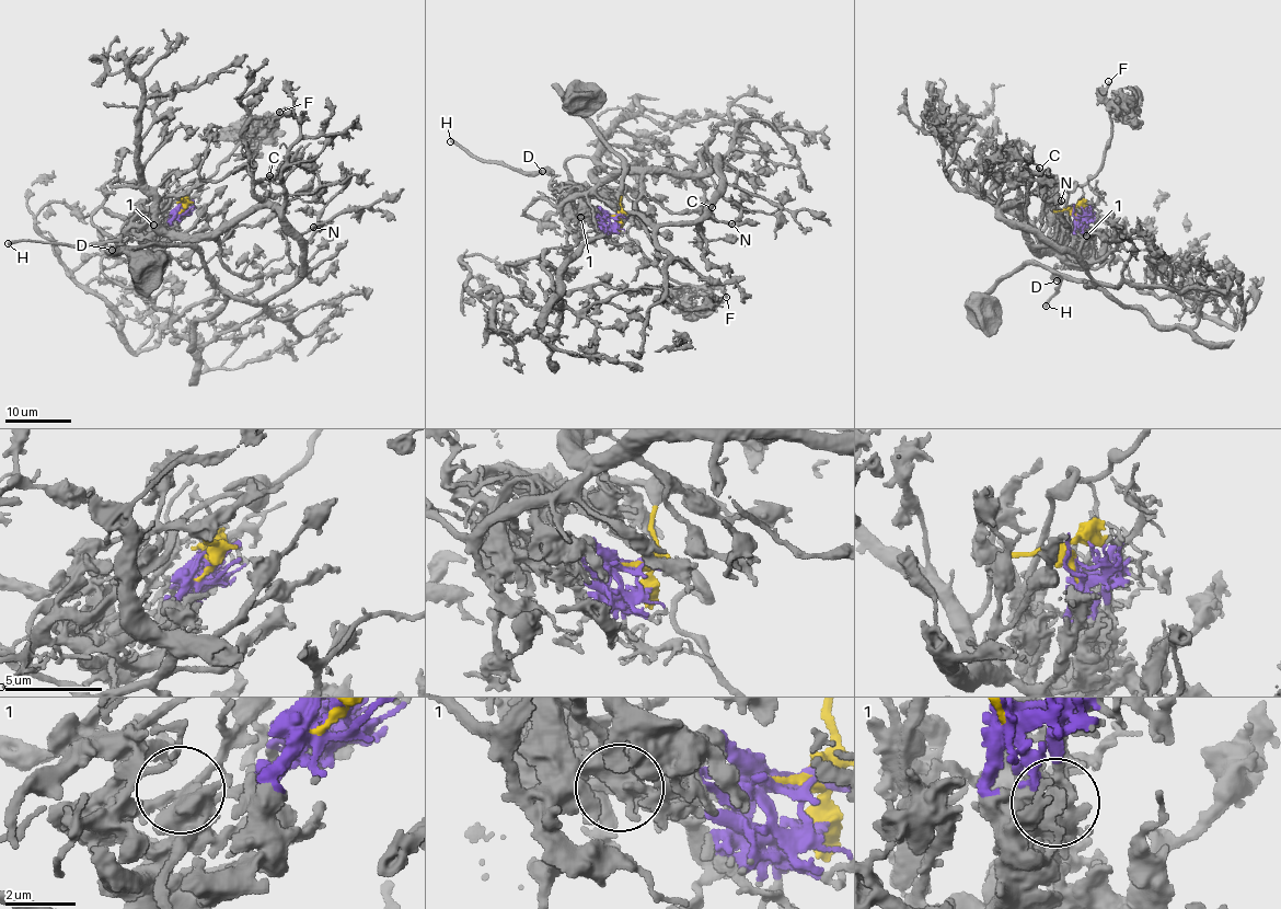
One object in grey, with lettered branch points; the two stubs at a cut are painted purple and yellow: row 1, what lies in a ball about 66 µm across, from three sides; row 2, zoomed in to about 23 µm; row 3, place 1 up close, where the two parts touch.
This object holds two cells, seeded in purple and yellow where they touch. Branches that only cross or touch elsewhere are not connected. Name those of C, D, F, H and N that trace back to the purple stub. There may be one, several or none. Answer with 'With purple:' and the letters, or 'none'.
With purple: D, F, H

